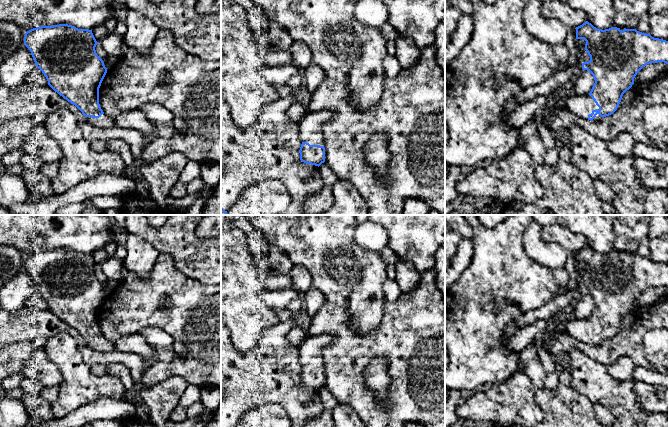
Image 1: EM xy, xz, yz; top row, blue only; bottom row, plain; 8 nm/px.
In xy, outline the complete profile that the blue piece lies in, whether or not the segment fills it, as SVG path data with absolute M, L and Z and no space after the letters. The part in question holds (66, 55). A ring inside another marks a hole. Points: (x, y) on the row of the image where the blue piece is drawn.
M68 24L36 27L27 31L24 37L24 45L30 50L36 67L42 71L48 85L68 102L75 105L90 124L107 128L114 126L114 121L103 112L99 104L99 88L107 73L107 68L96 53L97 44L92 30L78 29Z

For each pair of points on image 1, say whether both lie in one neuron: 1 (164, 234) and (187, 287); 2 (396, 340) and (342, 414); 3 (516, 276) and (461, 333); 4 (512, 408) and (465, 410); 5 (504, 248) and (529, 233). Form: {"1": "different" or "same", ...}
{"1": "different", "2": "different", "3": "same", "4": "same", "5": "different"}

